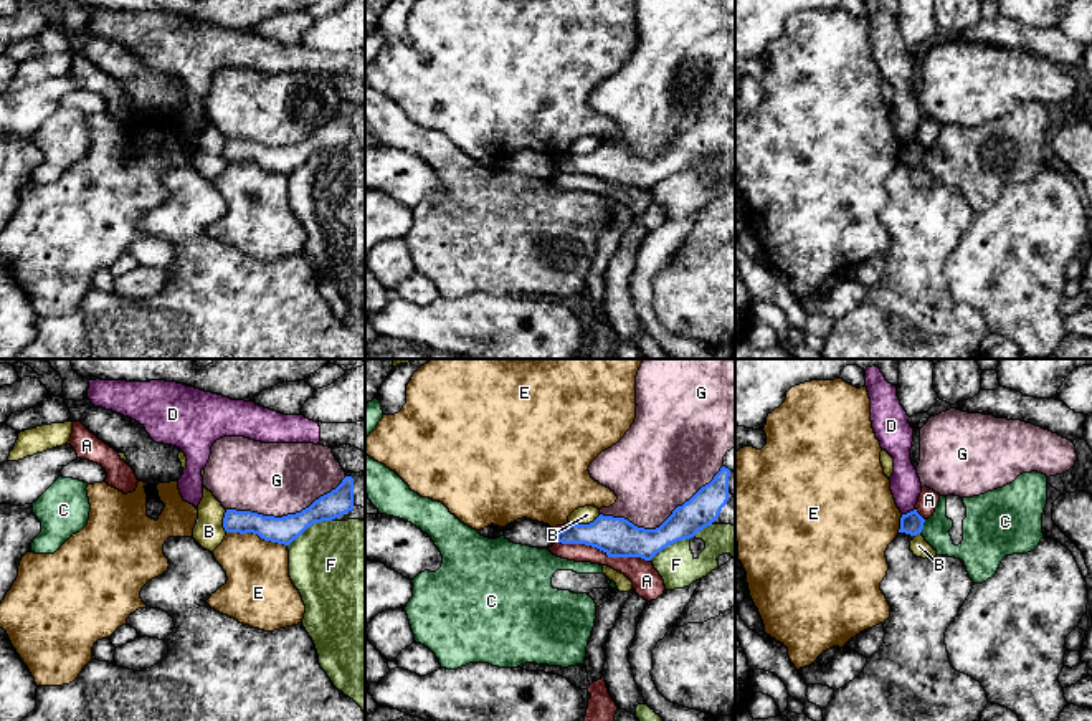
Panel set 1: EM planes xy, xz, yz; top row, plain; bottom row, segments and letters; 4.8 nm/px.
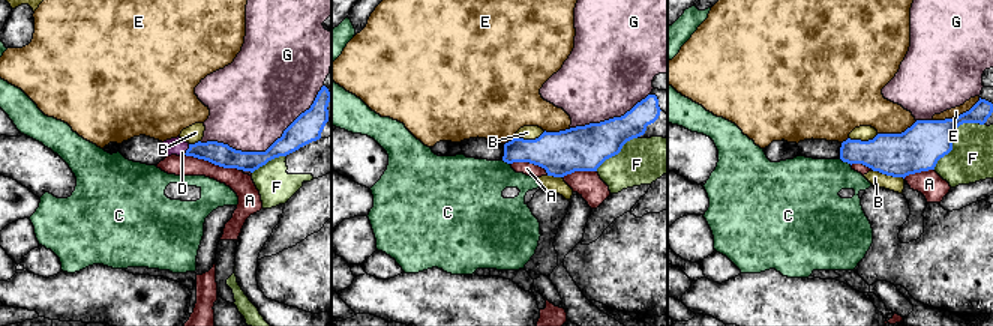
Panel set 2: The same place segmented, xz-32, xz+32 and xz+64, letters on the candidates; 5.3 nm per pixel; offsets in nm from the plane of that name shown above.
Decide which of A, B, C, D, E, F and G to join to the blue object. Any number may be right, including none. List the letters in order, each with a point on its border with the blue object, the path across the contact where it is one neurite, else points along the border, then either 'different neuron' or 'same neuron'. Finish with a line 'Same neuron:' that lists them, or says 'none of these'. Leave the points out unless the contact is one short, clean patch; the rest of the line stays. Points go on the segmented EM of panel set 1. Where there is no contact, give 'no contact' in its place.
A: contact xz (603, 551); border xz (557, 541), (583, 543), (608, 556), (640, 556), (650, 561); different neuron
B: contact xz (583, 525); border xz (600, 515), (588, 523), (569, 523); different neuron
C: contact yz (922, 526); border yz (925, 520), (919, 533); different neuron
D: contact yz (907, 513); border yz (914, 508), (902, 515); different neuron
E: contact xy (256, 533); different neuron
F: contact xy (309, 526); different neuron
G: contact xz (664, 521); different neuron
Same neuron: none of these

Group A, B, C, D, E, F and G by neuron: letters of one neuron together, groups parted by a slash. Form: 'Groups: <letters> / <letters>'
Groups: A / B / C / D / E / F / G

